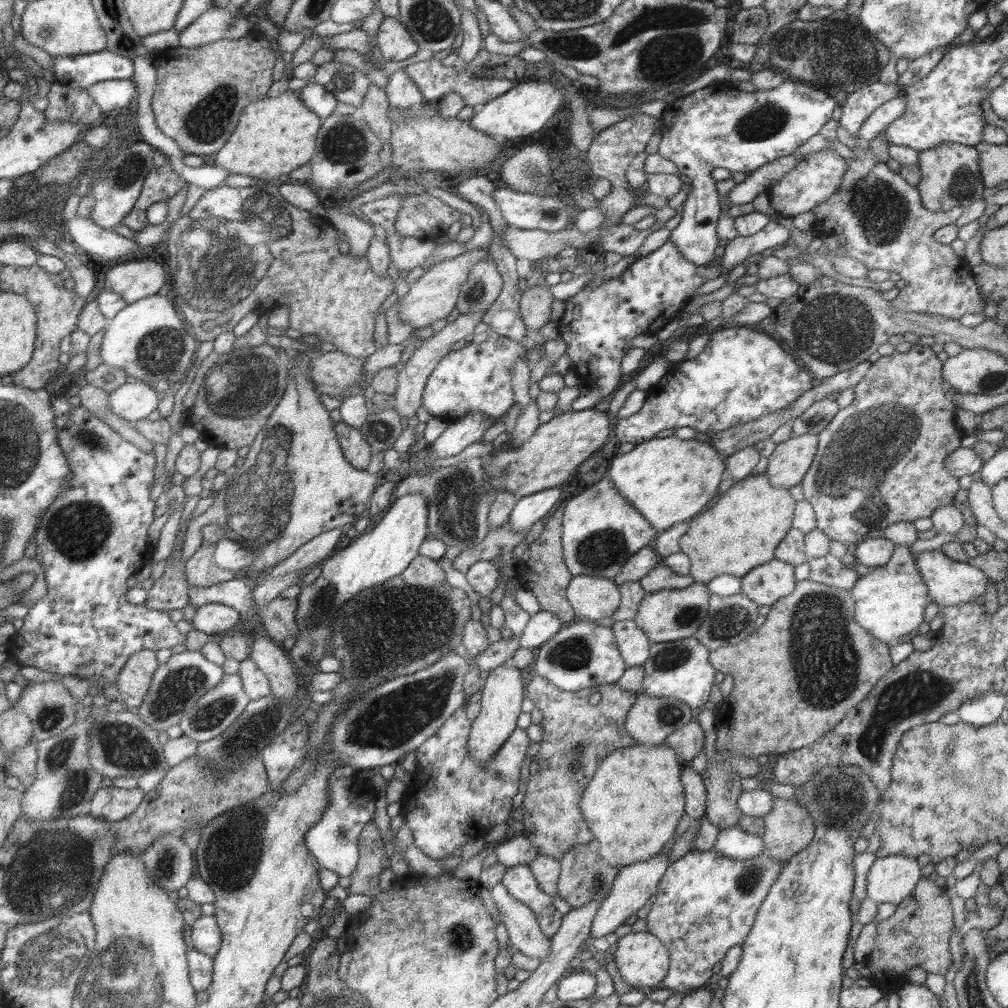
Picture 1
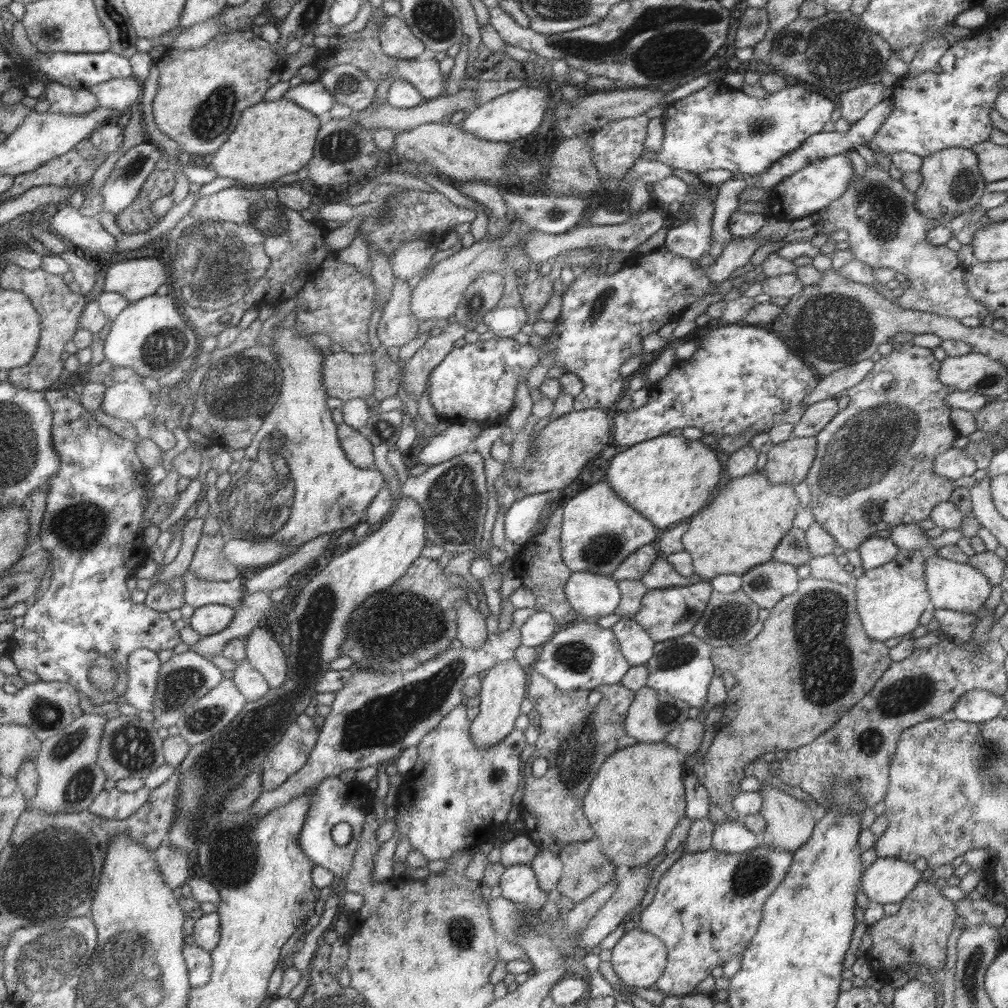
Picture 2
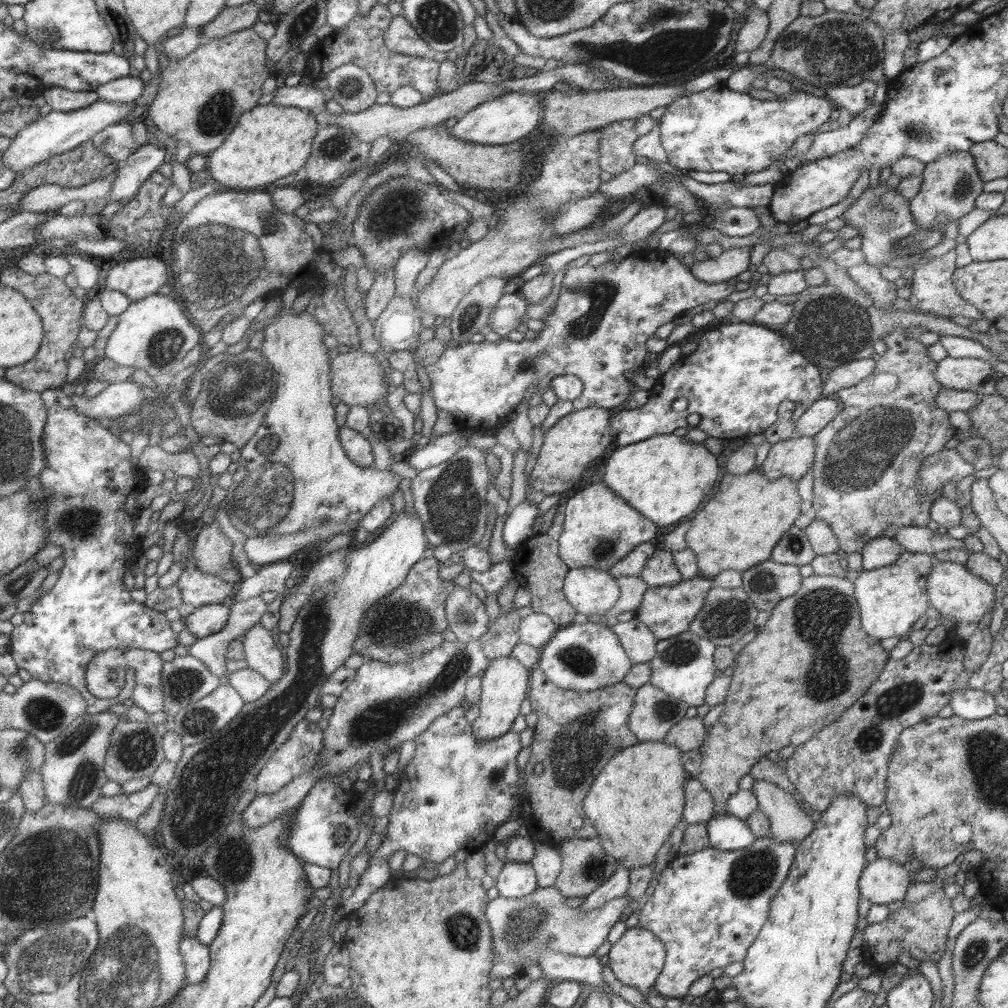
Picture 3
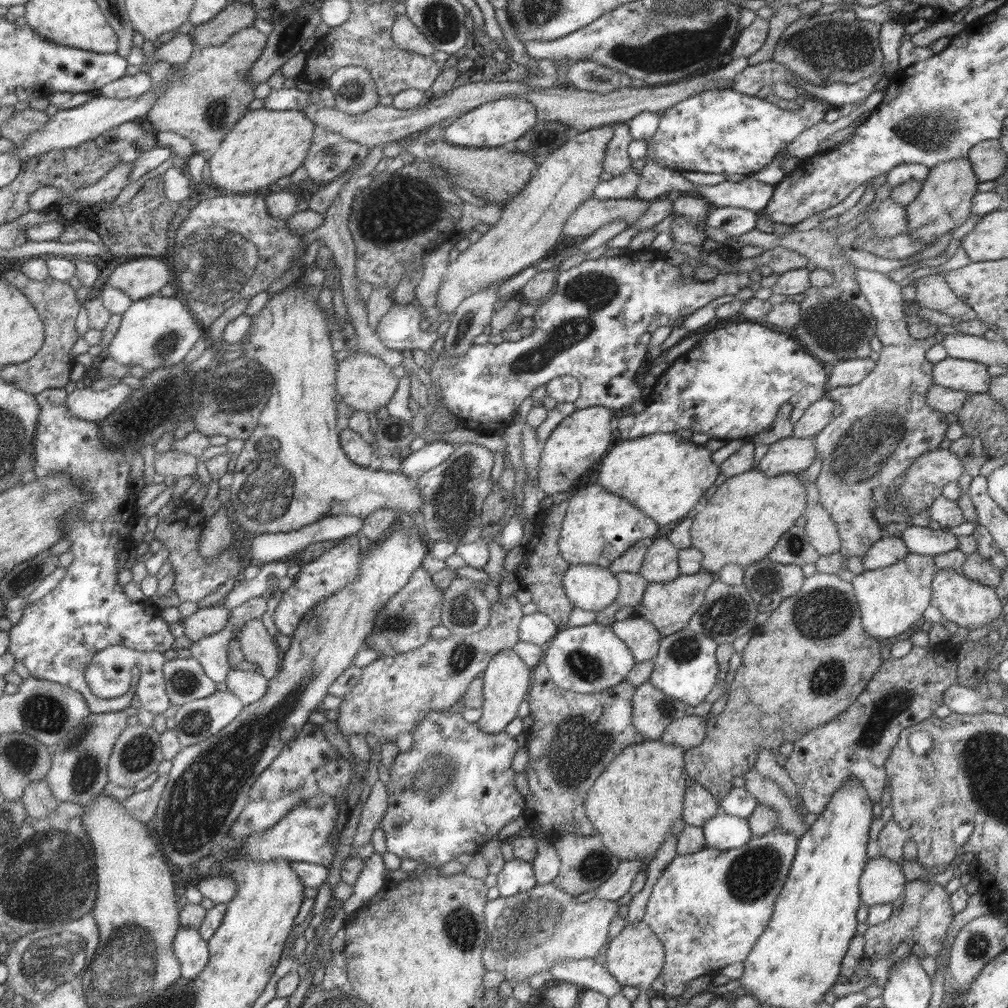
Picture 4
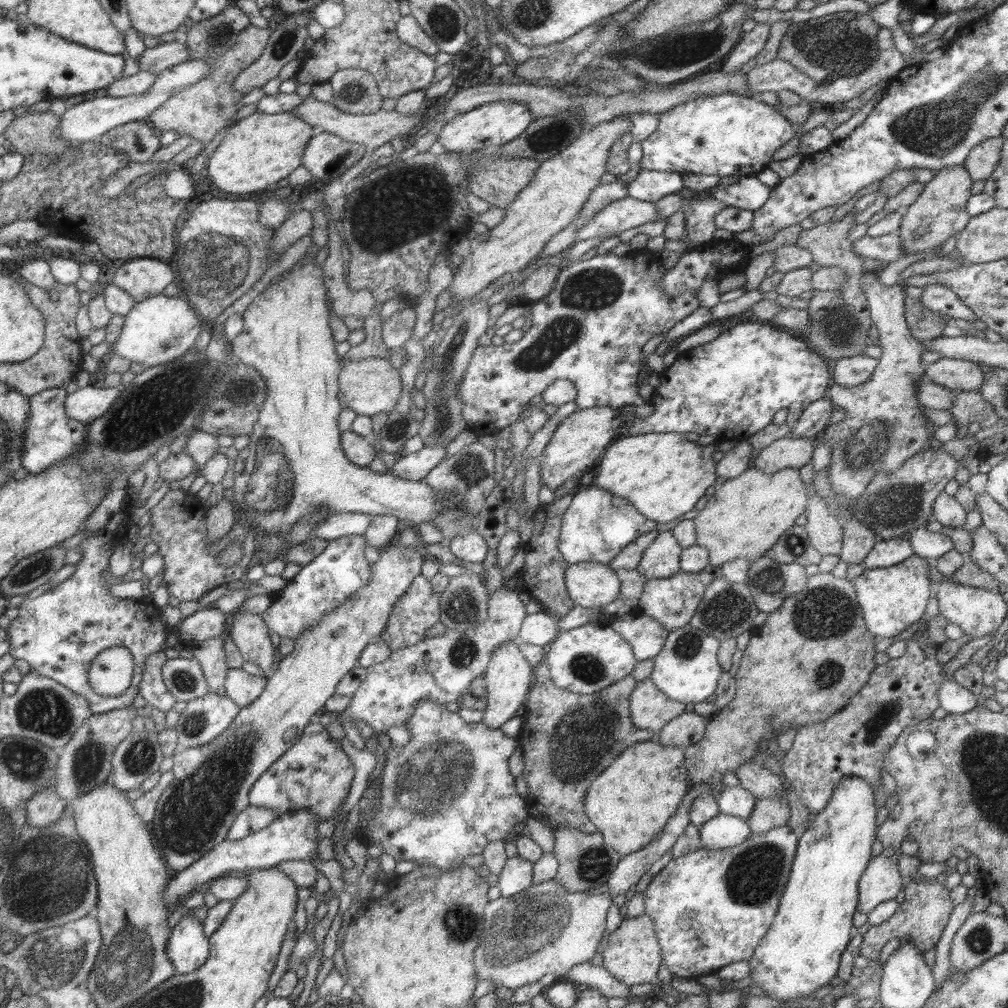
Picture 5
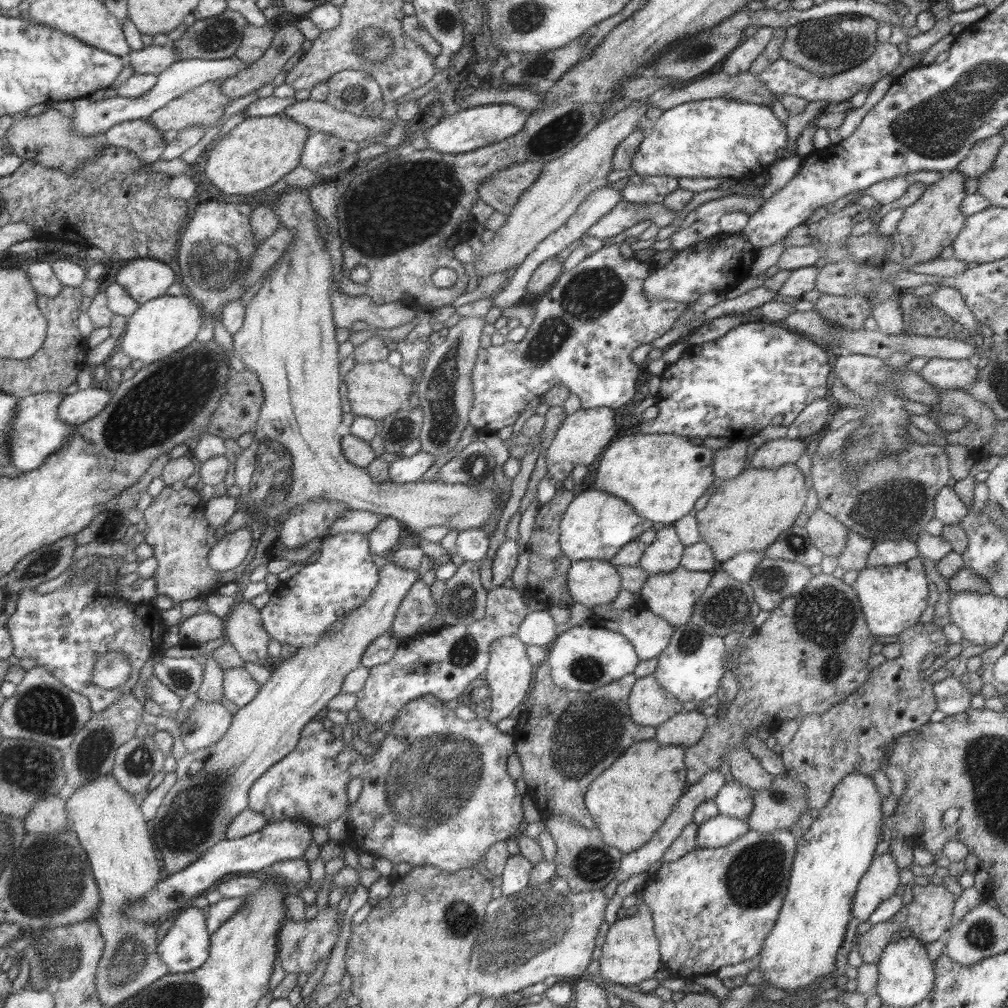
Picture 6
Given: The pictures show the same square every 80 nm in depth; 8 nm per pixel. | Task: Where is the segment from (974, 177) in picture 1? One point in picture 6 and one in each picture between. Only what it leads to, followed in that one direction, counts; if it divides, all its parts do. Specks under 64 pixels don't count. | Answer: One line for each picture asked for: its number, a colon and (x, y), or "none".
2: (951, 183)
3: (950, 184)
4: (943, 203)
5: (937, 214)
6: (932, 222)

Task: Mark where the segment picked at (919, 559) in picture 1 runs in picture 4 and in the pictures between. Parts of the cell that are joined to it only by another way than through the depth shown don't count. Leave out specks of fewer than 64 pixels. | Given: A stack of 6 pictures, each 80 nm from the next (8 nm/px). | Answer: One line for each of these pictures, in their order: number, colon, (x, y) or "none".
2: (950, 585)
3: (956, 594)
4: (968, 604)

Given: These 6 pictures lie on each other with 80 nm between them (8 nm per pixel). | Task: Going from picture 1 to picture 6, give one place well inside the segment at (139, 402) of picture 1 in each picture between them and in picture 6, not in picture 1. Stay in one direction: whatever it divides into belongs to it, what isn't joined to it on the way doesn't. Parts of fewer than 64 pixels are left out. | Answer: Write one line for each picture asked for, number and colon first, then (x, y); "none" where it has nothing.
2: (128, 401)
3: (116, 400)
4: (92, 405)
5: (85, 404)
6: (77, 408)

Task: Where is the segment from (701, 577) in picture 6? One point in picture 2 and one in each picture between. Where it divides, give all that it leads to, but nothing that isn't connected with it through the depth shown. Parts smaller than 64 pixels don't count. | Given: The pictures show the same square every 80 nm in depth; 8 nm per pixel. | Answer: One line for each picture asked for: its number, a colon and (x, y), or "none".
2: (669, 612)
3: (666, 610)
4: (668, 606)
5: (671, 601)

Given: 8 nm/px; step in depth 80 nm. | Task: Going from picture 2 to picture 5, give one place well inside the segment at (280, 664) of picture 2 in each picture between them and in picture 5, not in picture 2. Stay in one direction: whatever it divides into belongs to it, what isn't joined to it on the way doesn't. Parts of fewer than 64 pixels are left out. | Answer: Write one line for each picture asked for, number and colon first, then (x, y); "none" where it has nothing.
3: (261, 654)
4: (260, 649)
5: (248, 631)

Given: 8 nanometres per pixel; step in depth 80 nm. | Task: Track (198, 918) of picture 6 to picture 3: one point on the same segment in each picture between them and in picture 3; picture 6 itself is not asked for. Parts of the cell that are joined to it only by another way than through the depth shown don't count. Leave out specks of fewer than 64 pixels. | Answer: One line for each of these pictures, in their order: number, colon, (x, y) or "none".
3: (196, 959)
4: (190, 950)
5: (187, 947)

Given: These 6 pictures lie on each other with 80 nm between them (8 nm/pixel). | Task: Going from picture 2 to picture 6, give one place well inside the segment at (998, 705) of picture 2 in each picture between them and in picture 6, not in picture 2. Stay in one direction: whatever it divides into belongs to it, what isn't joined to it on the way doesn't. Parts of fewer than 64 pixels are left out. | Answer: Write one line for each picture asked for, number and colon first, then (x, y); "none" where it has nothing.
3: (970, 704)
4: (959, 699)
5: (952, 697)
6: (951, 696)

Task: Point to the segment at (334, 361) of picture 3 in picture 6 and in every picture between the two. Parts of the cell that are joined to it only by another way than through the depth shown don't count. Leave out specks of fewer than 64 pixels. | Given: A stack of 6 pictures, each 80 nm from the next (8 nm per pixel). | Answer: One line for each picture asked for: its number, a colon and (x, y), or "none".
4: (364, 382)
5: (369, 386)
6: (375, 390)

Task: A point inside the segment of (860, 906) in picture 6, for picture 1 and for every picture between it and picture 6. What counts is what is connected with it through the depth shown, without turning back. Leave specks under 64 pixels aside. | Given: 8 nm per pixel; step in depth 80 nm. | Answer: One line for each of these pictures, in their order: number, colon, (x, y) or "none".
1: (891, 878)
2: (887, 880)
3: (882, 881)
4: (882, 880)
5: (880, 881)

